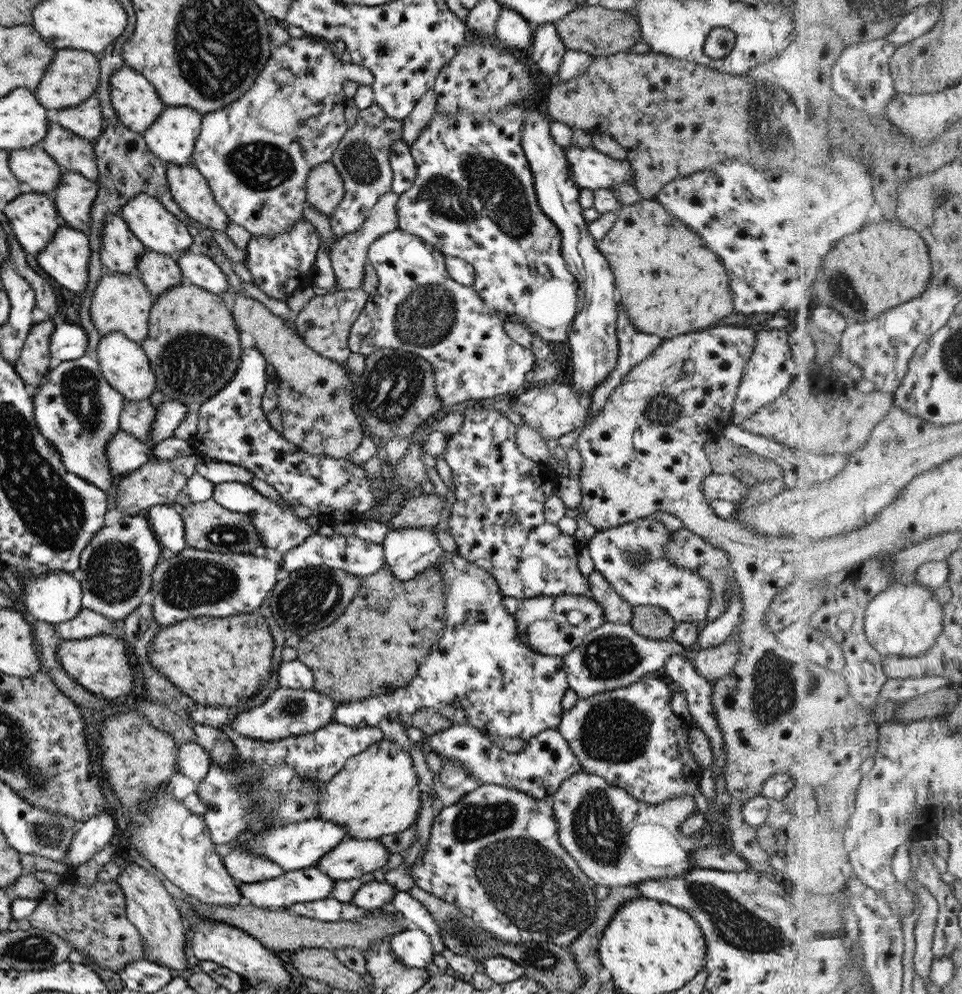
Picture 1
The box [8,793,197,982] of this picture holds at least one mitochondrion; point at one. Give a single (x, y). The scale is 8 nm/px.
(51, 833)

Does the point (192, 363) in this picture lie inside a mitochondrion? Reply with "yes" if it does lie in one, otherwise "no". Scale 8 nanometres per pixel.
yes

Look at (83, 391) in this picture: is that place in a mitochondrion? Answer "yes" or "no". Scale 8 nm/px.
yes

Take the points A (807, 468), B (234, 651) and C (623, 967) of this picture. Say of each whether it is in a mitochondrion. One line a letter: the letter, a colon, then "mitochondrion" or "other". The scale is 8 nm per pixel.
A: other
B: other
C: other

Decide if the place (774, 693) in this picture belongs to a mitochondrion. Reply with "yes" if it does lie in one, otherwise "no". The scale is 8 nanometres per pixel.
yes

